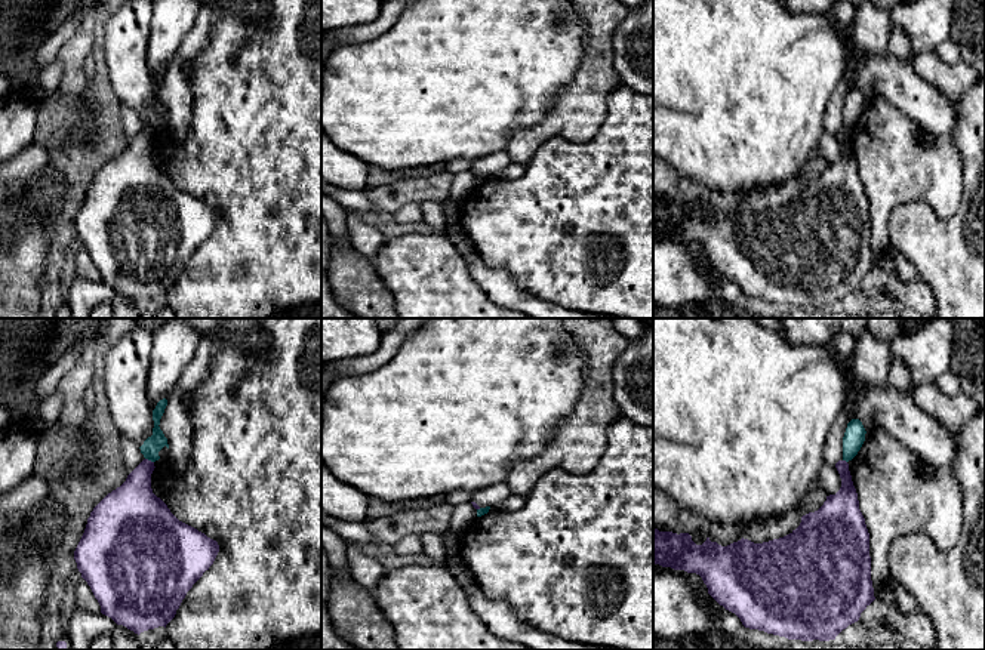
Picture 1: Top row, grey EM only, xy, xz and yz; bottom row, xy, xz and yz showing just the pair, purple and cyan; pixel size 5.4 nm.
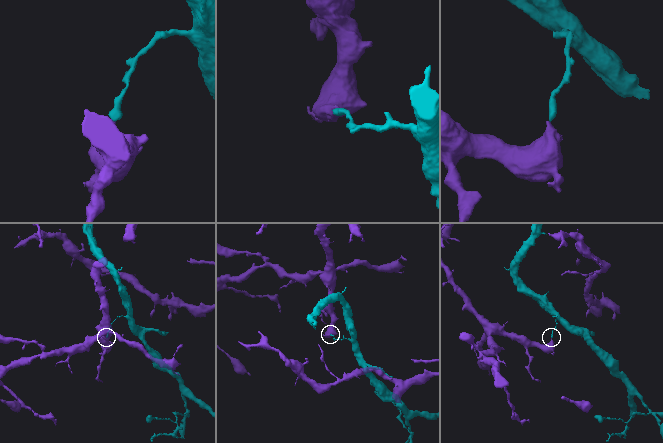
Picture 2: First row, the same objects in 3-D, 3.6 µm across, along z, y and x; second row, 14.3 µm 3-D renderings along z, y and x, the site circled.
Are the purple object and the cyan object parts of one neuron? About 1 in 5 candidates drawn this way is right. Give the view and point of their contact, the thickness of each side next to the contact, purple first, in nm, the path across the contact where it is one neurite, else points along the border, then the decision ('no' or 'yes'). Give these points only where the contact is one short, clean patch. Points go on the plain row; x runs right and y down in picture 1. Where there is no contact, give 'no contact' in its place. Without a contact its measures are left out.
meets purple in xy at (150, 129); 240 nm thick on the purple side, 100 nm on the other; border along xy (145, 126), (153, 131); no

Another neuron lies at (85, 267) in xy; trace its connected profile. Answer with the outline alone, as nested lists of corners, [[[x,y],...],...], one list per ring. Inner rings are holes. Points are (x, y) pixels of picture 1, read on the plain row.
[[[84,247],[76,253],[76,274],[84,280],[101,281],[101,274]]]

